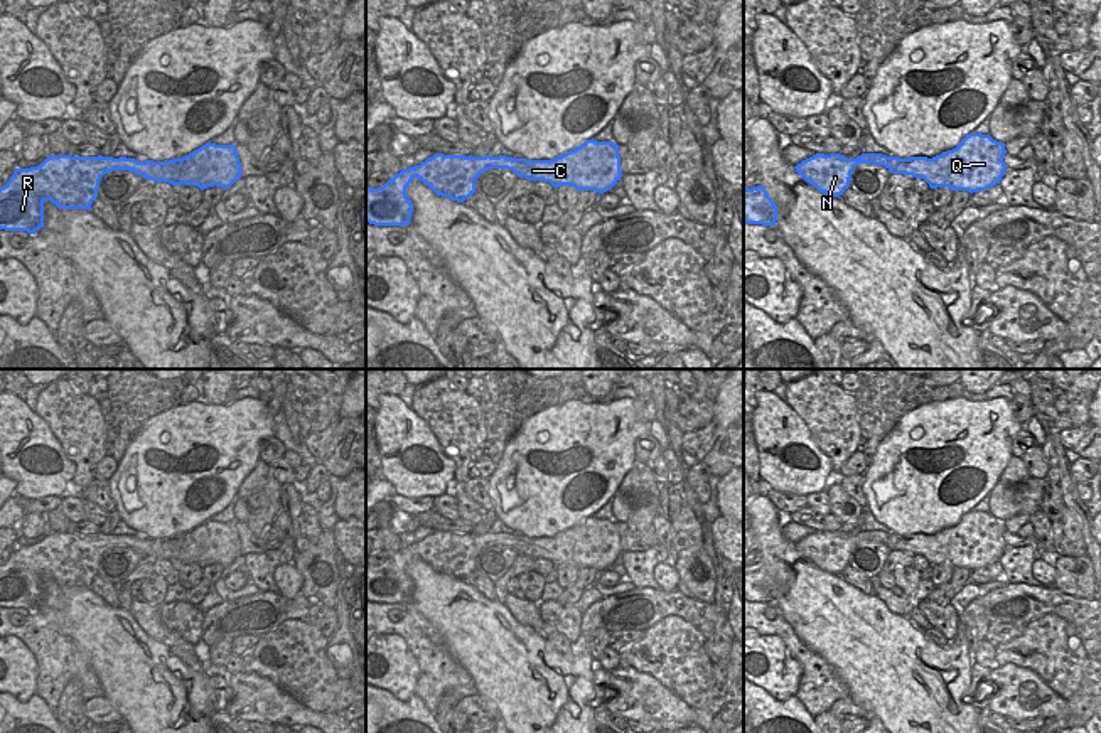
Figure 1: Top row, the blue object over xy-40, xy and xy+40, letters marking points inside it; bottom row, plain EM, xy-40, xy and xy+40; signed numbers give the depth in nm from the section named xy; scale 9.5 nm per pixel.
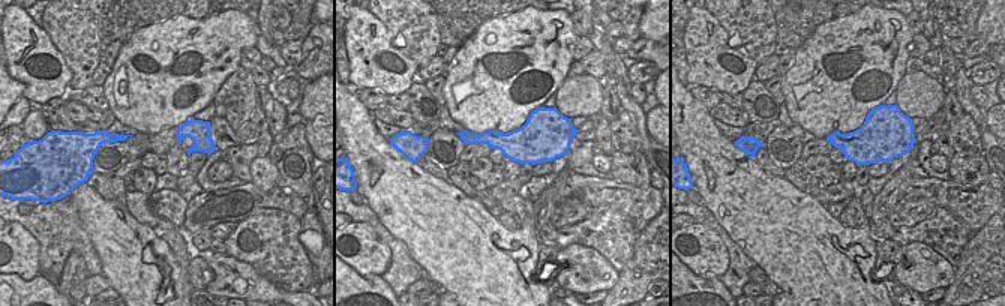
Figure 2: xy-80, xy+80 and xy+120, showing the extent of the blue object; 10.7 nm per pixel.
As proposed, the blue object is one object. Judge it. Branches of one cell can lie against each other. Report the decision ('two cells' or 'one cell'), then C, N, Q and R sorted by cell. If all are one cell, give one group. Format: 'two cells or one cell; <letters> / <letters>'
one cell; C N Q R

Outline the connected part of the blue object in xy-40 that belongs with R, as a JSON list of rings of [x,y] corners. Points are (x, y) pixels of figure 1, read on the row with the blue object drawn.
[[[206,143],[192,153],[169,162],[113,157],[71,157],[51,155],[40,165],[30,169],[15,169],[10,180],[0,187],[0,229],[27,231],[35,234],[44,227],[44,202],[51,201],[59,209],[91,209],[98,197],[99,180],[105,174],[113,170],[130,170],[143,175],[147,180],[169,182],[172,185],[197,185],[201,190],[207,187],[229,189],[241,179],[241,163],[234,145]]]

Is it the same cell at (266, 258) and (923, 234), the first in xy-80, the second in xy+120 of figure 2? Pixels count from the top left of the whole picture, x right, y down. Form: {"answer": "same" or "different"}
{"answer": "same"}

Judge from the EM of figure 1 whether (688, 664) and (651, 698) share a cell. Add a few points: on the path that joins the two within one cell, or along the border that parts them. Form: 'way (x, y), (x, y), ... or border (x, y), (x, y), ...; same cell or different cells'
border (628, 668), (649, 673), (690, 706), (697, 708); different cells

